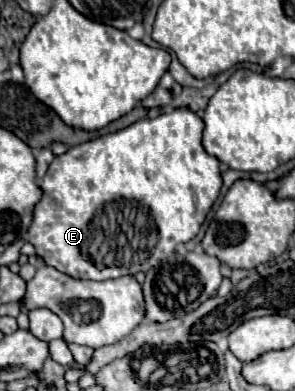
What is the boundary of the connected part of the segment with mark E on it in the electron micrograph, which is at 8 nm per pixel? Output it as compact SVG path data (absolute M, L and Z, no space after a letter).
M178 108L172 112L166 112L158 118L144 118L134 122L132 126L118 130L114 134L106 134L100 136L92 142L84 142L80 146L72 146L66 154L56 156L54 164L50 164L46 176L40 182L40 188L44 190L42 200L38 202L36 210L34 210L34 220L28 232L28 242L36 248L36 254L52 268L56 268L58 272L64 272L76 280L114 280L120 276L134 276L138 272L148 272L150 268L154 268L156 264L164 262L170 254L174 254L178 244L186 244L188 240L192 240L202 222L206 220L206 214L210 212L212 204L216 202L220 188L222 188L222 176L220 176L220 162L206 154L206 150L202 148L202 130L204 130L204 122L188 108Z

